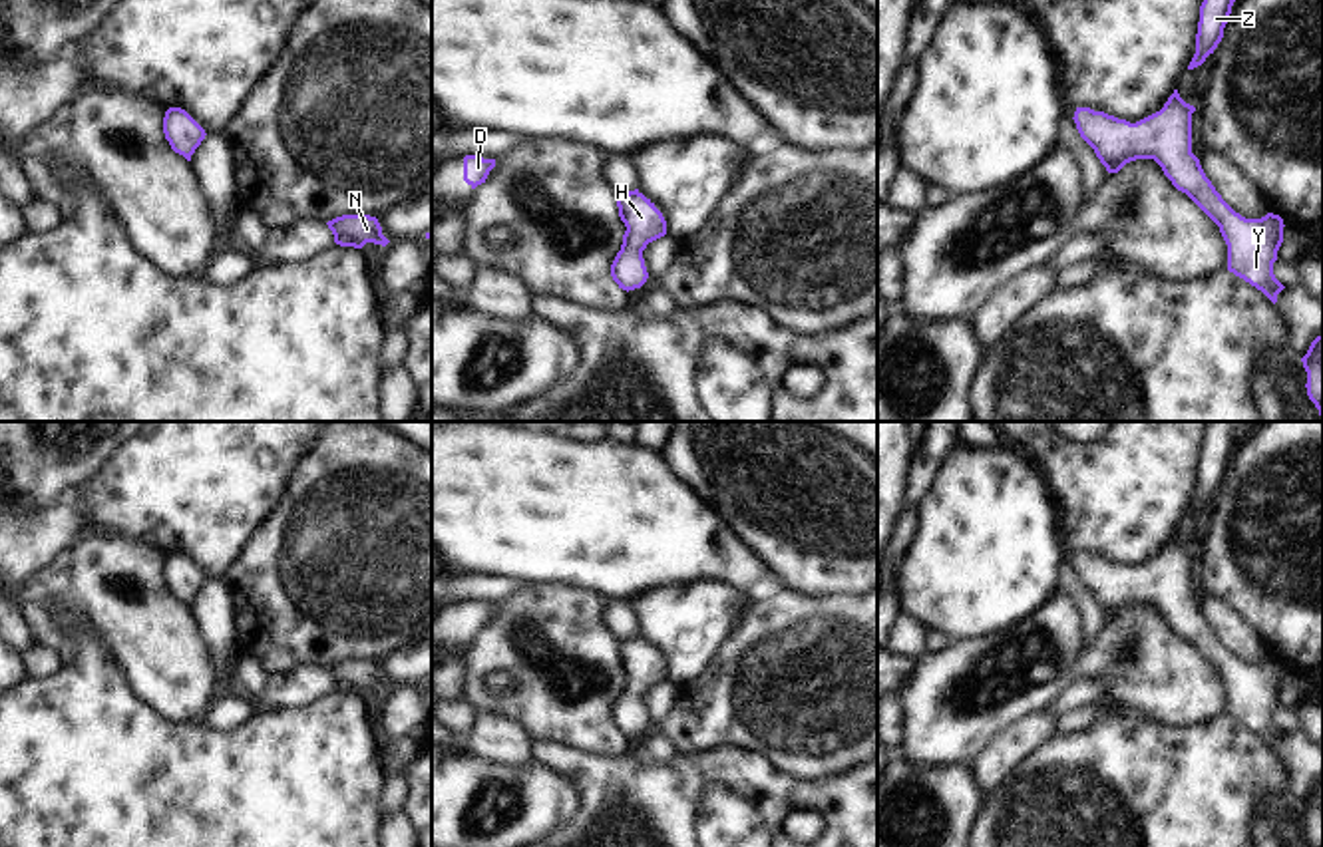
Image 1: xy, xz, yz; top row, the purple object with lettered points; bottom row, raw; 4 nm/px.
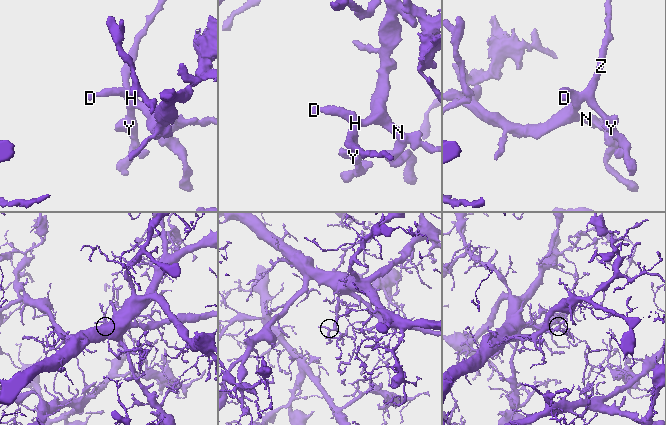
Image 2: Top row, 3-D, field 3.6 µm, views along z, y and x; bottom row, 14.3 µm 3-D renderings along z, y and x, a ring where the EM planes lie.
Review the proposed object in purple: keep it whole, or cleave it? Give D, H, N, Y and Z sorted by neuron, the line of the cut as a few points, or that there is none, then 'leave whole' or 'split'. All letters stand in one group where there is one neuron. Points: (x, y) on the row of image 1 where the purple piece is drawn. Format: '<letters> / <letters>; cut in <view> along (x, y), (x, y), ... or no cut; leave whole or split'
D H N Y Z; no cut; leave whole

